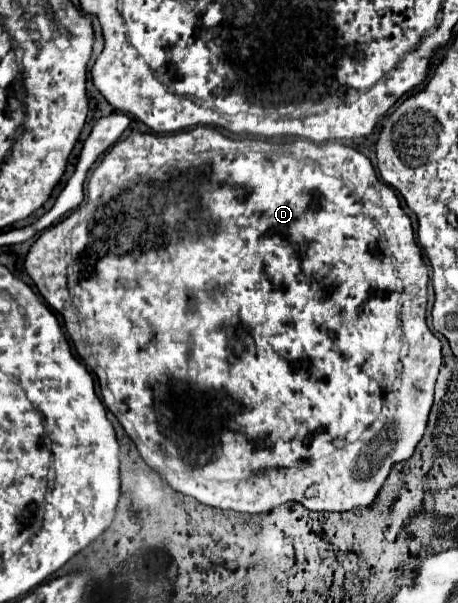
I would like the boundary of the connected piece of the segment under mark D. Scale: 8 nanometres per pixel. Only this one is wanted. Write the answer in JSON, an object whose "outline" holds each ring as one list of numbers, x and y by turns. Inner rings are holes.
{"outline":[[196,126,184,132,176,134,146,134,146,132,130,132,124,140,118,140,110,152,102,158,98,168,92,172,88,180,88,200,78,206,58,224,44,230,36,242,30,248,24,268,28,276,38,286,38,292,44,296,48,306,52,306,58,314,64,318,64,326,74,342,74,348,78,356,84,360,84,364,96,374,98,384,102,386,102,400,108,406,110,412,118,418,124,432,130,436,130,440,136,444,140,456,144,462,160,474,160,478,176,492,184,496,196,498,200,504,214,506,220,510,234,510,234,512,246,512,246,514,260,514,268,512,280,504,286,502,300,502,304,508,312,512,348,512,358,506,368,506,380,492,382,484,386,482,390,470,398,462,406,462,418,442,424,436,432,396,434,396,434,384,438,378,438,370,442,364,442,352,440,352,440,340,428,330,426,326,426,302,428,302,428,268,422,258,422,250,414,240,414,230,408,214,402,210,400,200,396,198,394,190,380,182,370,160,342,143,342,141,331,140,328,142,310,142,305,138,270,138,270,140,254,140,254,138,242,138,234,140,220,130,212,126]]}

